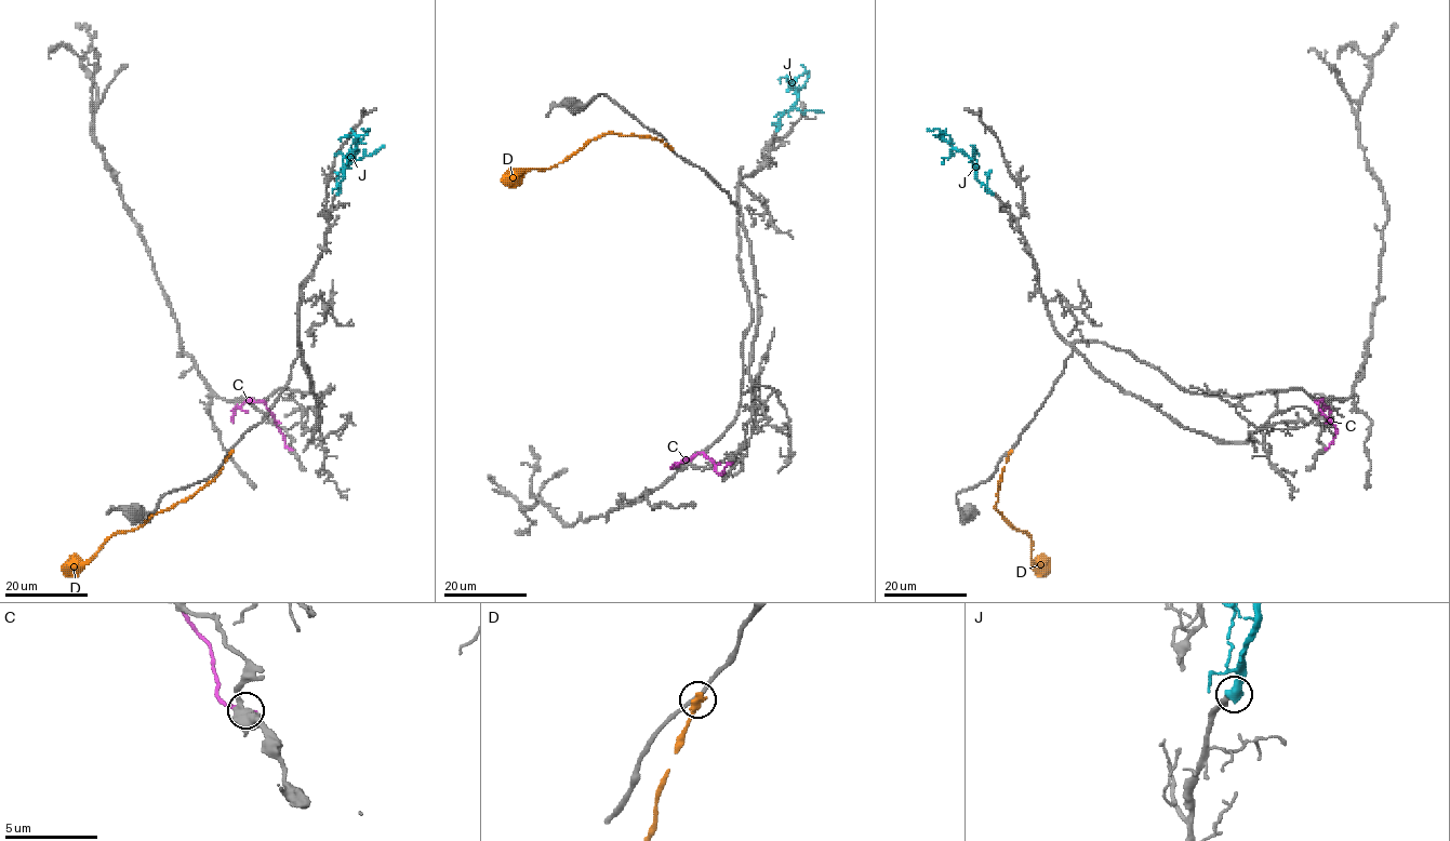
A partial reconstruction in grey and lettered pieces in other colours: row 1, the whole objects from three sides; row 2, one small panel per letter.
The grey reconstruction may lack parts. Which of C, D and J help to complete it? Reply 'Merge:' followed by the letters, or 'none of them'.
Merge: J

